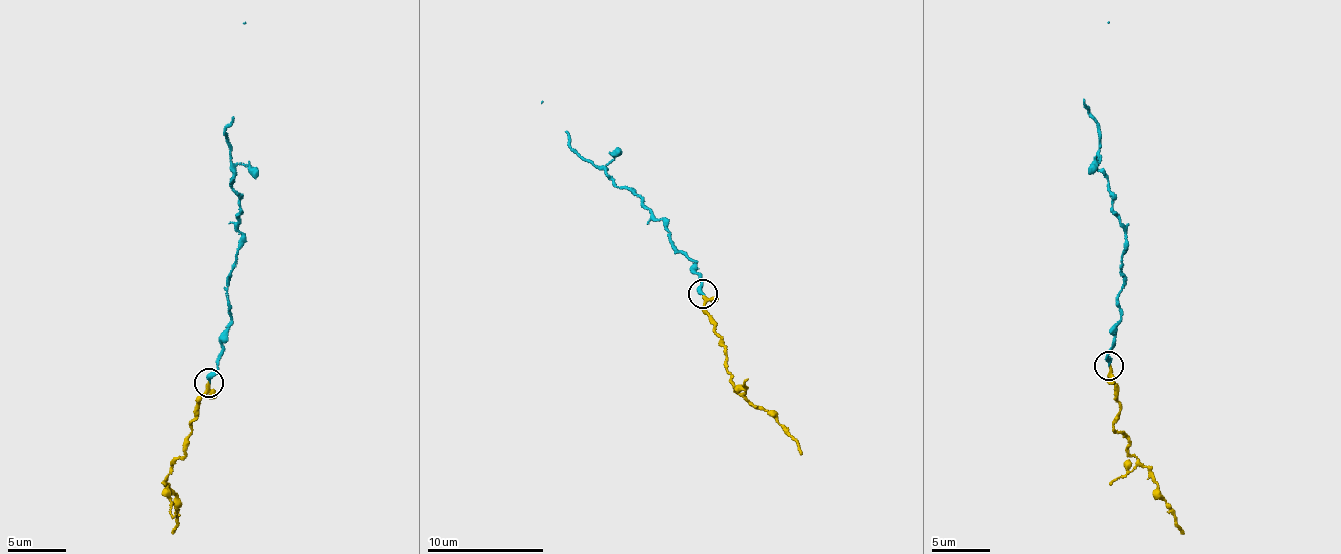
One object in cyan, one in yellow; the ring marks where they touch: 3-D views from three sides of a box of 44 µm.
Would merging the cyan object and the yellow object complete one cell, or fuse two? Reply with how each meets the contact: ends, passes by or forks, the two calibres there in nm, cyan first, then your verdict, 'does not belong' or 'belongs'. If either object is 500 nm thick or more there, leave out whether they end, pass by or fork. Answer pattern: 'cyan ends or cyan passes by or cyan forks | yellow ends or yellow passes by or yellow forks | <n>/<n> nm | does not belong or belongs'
cyan ends | yellow passes by | 300/150 nm | belongs

